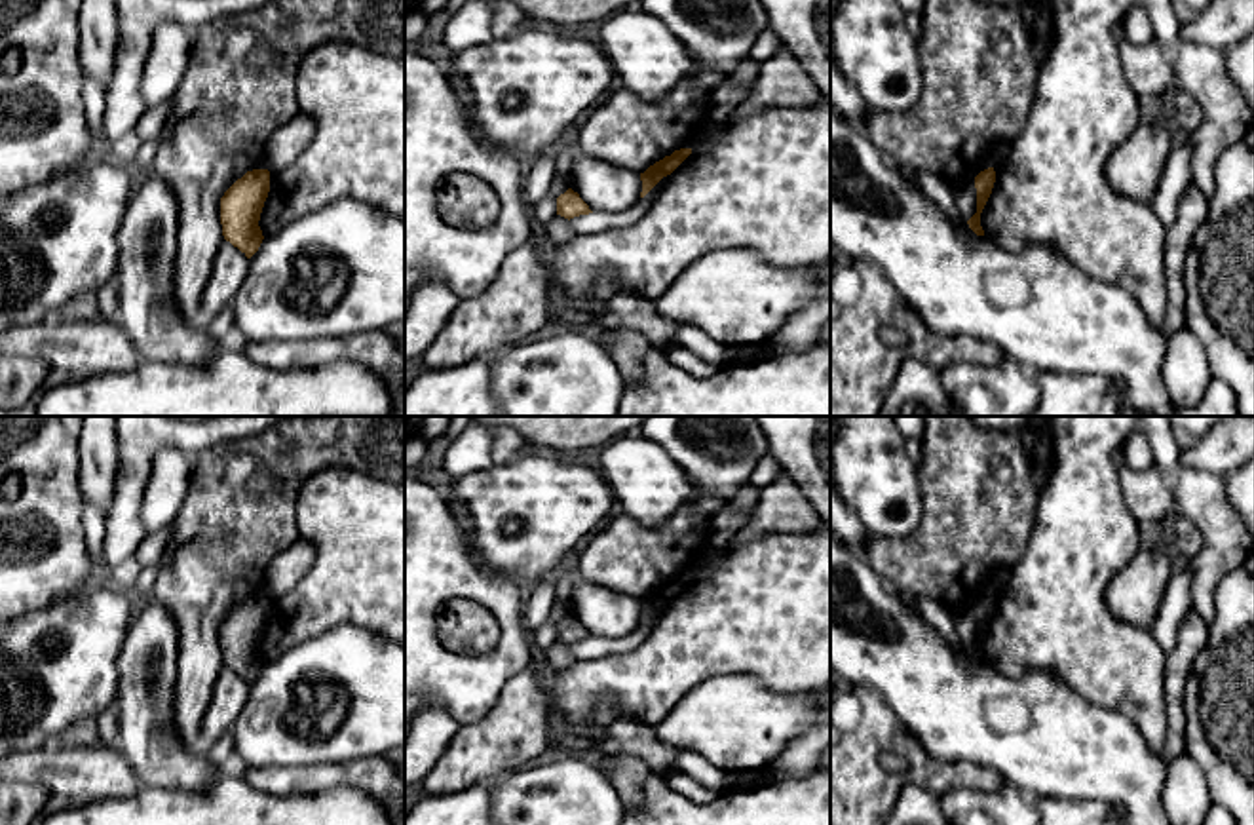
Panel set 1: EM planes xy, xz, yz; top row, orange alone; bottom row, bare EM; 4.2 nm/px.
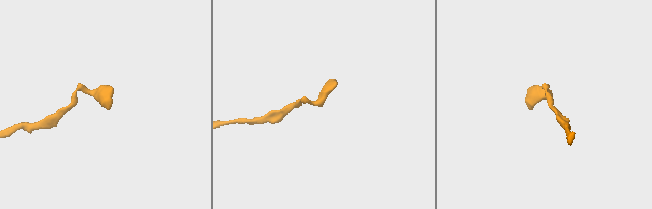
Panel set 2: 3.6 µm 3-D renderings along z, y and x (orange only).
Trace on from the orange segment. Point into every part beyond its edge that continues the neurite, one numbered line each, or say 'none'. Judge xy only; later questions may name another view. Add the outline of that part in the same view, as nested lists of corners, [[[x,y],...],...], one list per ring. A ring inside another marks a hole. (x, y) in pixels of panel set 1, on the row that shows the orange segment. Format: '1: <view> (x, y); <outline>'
1: xy (285, 143); [[[298,112],[285,125],[277,127],[266,143],[266,165],[270,173],[287,169],[310,144],[315,122]]]

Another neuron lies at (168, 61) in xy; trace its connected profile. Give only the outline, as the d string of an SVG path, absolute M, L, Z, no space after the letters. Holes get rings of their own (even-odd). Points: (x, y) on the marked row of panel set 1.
M162 23L152 36L152 49L144 67L141 93L148 105L171 99L188 68L192 49L190 29Z

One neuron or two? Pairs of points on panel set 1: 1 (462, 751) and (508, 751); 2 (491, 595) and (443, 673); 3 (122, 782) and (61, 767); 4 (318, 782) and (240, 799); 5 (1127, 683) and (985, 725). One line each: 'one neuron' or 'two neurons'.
1: one neuron
2: one neuron
3: one neuron
4: two neurons
5: two neurons

